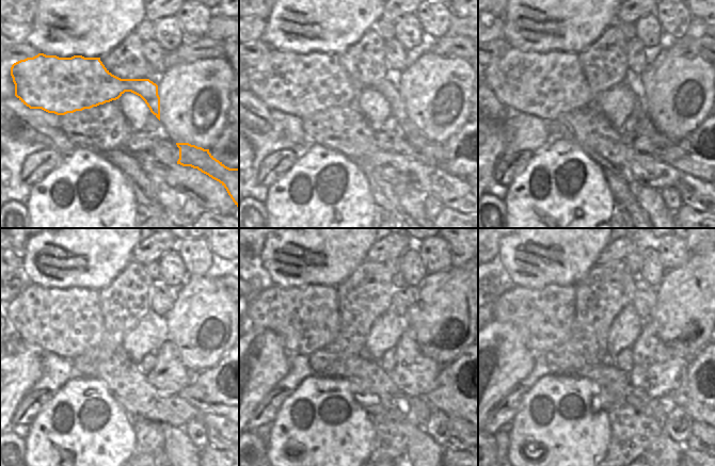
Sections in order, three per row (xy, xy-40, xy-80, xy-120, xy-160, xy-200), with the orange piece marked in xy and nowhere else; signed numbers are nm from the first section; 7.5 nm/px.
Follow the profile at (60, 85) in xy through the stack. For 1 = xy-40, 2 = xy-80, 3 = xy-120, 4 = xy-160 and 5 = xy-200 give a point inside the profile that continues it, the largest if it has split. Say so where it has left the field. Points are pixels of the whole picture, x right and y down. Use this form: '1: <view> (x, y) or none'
1: xy-40 (301, 84)
2: xy-80 (545, 85)
3: xy-120 (66, 321)
4: xy-160 (305, 319)
5: xy-200 (544, 317)

